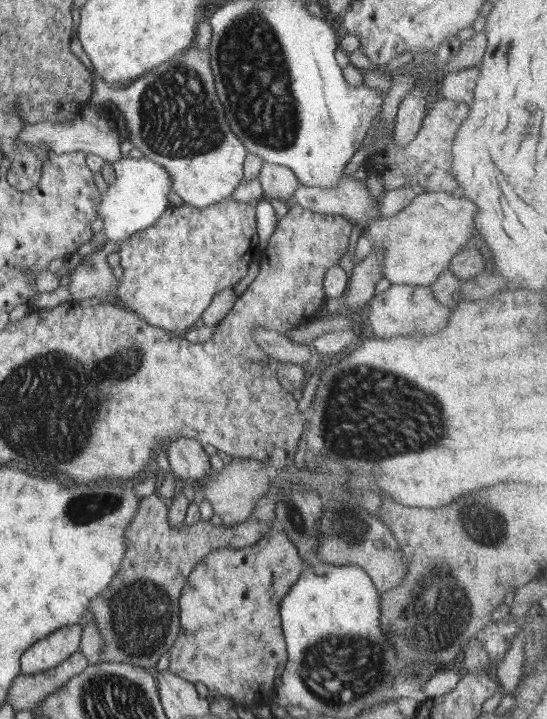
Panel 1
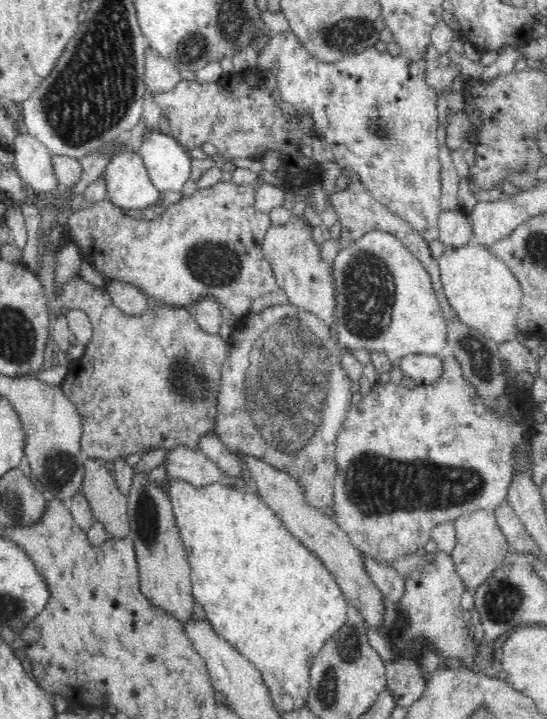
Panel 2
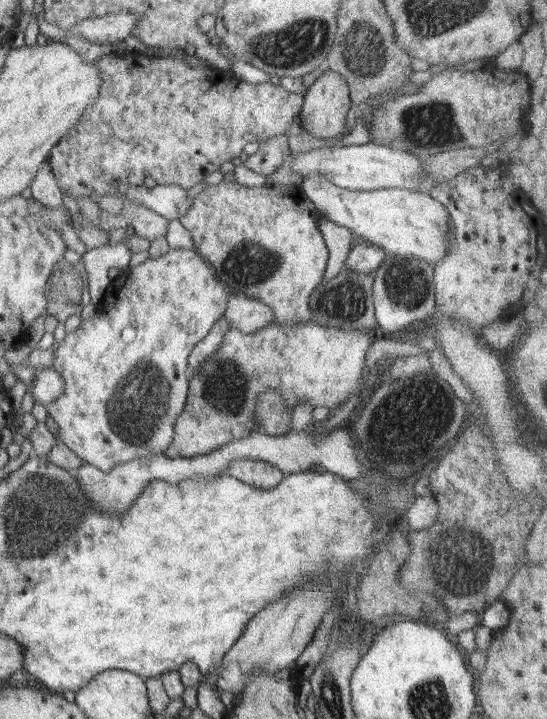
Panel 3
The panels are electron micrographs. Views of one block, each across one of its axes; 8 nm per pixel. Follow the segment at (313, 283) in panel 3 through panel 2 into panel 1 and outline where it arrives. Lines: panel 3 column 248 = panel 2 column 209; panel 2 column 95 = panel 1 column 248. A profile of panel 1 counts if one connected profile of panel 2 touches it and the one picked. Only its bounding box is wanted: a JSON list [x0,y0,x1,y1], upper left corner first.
[116,198,259,335]

